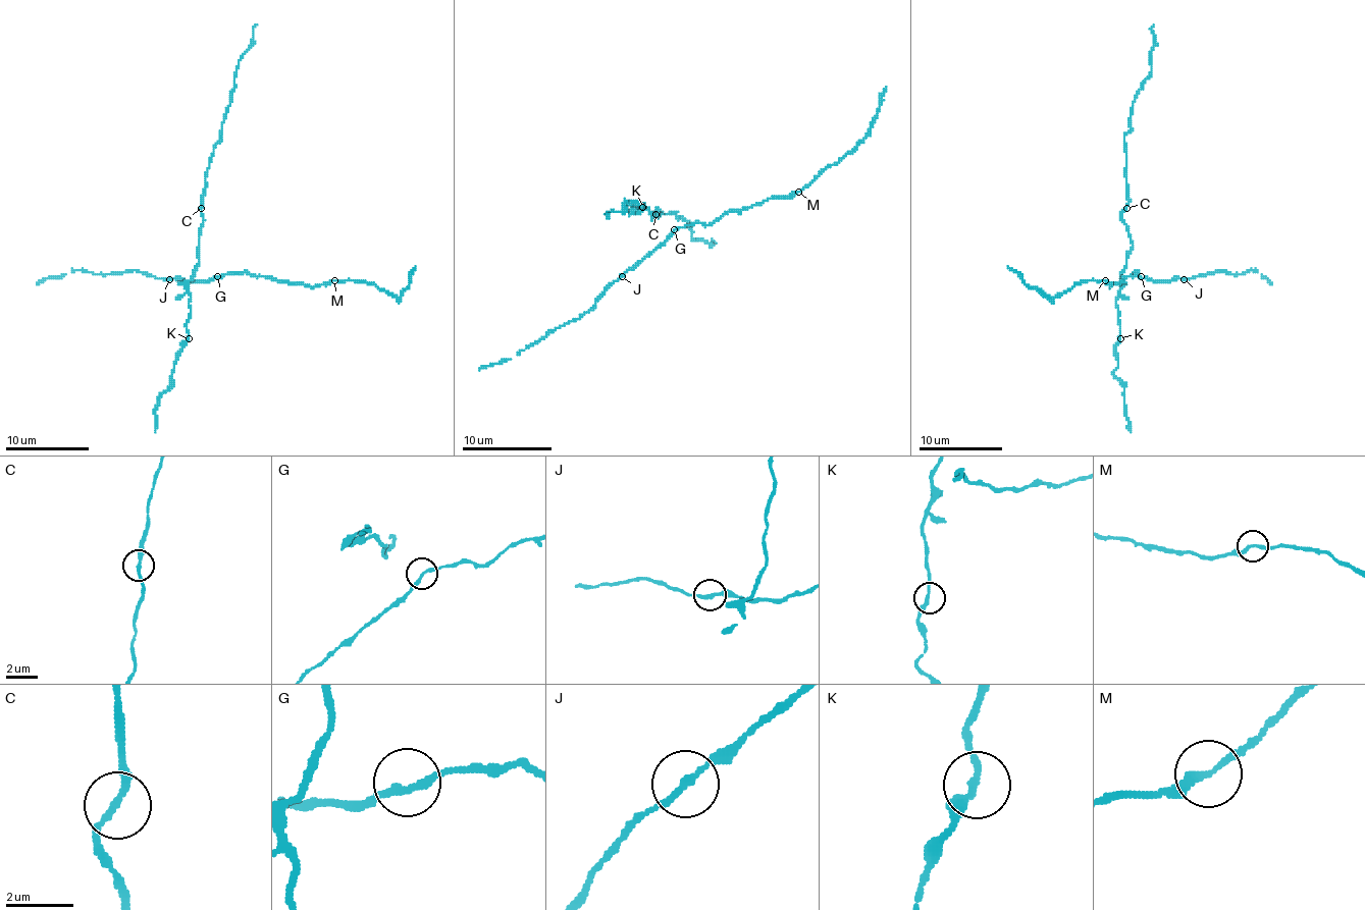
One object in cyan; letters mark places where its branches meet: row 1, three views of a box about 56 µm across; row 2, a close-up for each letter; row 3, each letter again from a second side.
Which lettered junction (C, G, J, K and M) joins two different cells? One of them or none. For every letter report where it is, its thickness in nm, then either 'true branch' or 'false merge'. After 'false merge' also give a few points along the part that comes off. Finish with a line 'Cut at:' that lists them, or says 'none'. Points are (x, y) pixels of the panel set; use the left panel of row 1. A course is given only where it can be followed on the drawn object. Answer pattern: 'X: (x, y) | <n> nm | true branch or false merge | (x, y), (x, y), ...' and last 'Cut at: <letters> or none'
C: (201, 208) | 200 nm | true branch
G: (217, 276) | 200 nm | true branch
J: (169, 279) | 190 nm | true branch
K: (189, 338) | 200 nm | true branch
M: (334, 280) | 200 nm | true branch
Cut at: none

